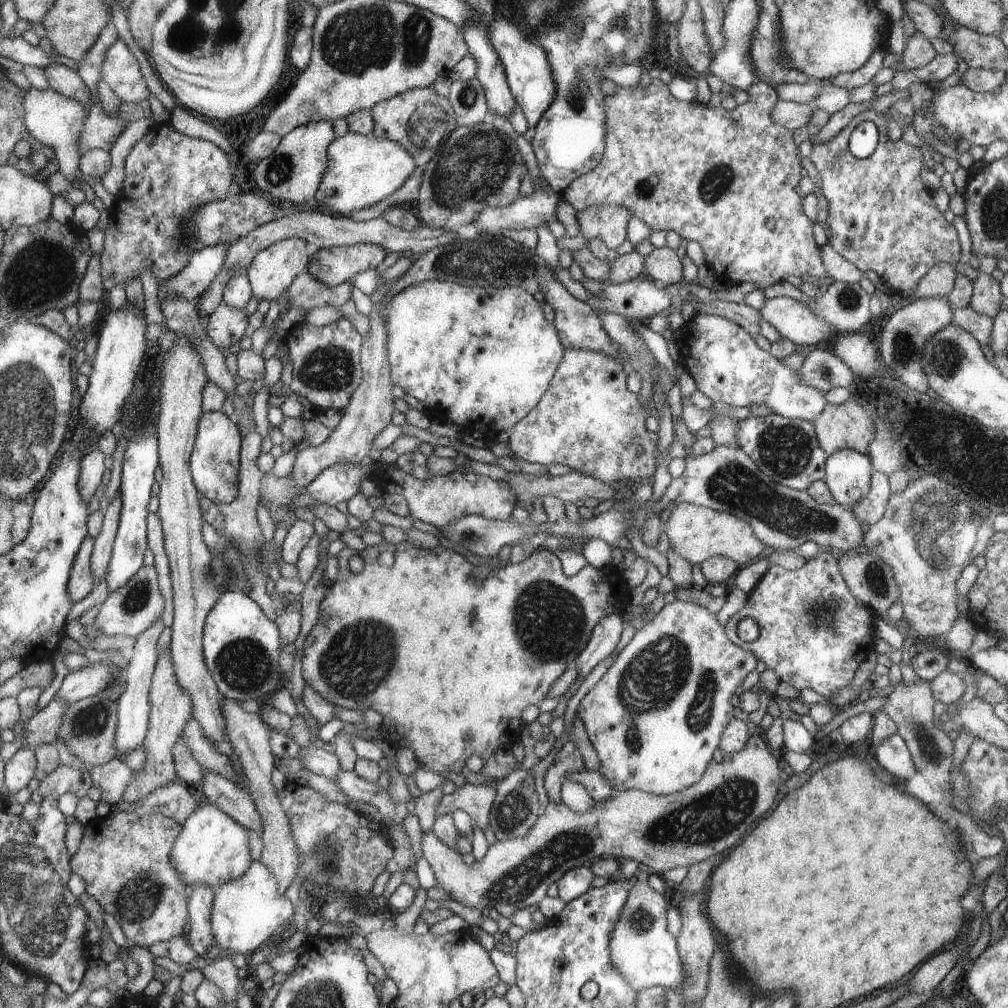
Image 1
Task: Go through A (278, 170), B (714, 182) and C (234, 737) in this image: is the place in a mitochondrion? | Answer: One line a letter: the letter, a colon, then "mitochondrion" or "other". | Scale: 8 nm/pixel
A: mitochondrion
B: mitochondrion
C: other

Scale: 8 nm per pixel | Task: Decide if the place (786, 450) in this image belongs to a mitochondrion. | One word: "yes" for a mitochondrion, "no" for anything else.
yes

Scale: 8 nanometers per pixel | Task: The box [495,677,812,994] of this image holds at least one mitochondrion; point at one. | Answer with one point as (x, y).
(715, 814)

